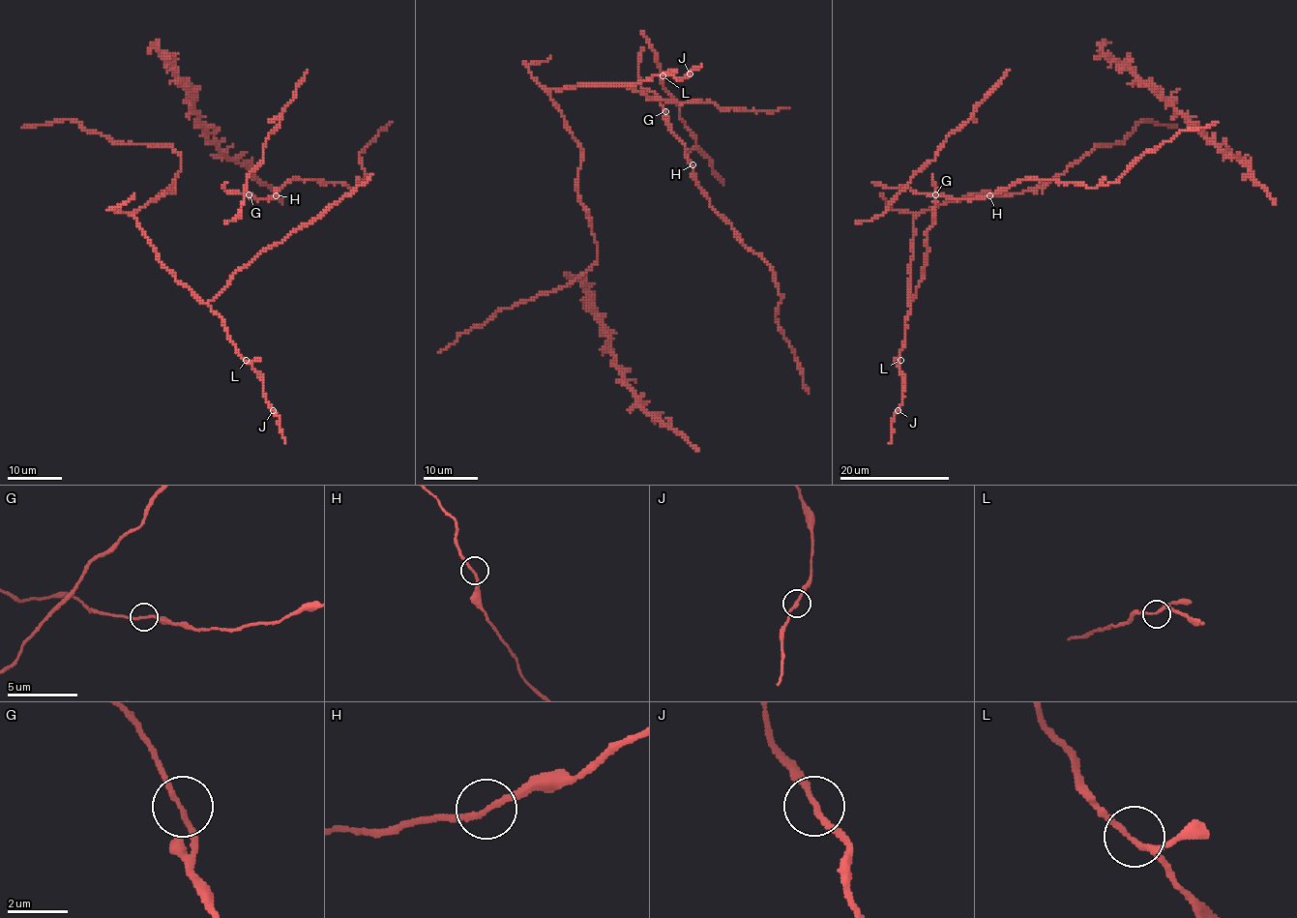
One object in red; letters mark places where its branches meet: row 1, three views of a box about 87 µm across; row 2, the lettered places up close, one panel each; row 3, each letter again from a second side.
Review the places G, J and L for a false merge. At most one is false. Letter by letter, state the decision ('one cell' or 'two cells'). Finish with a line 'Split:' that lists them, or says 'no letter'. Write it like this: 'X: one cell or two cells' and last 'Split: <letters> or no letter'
G: one cell
J: one cell
L: one cell
Split: no letter

